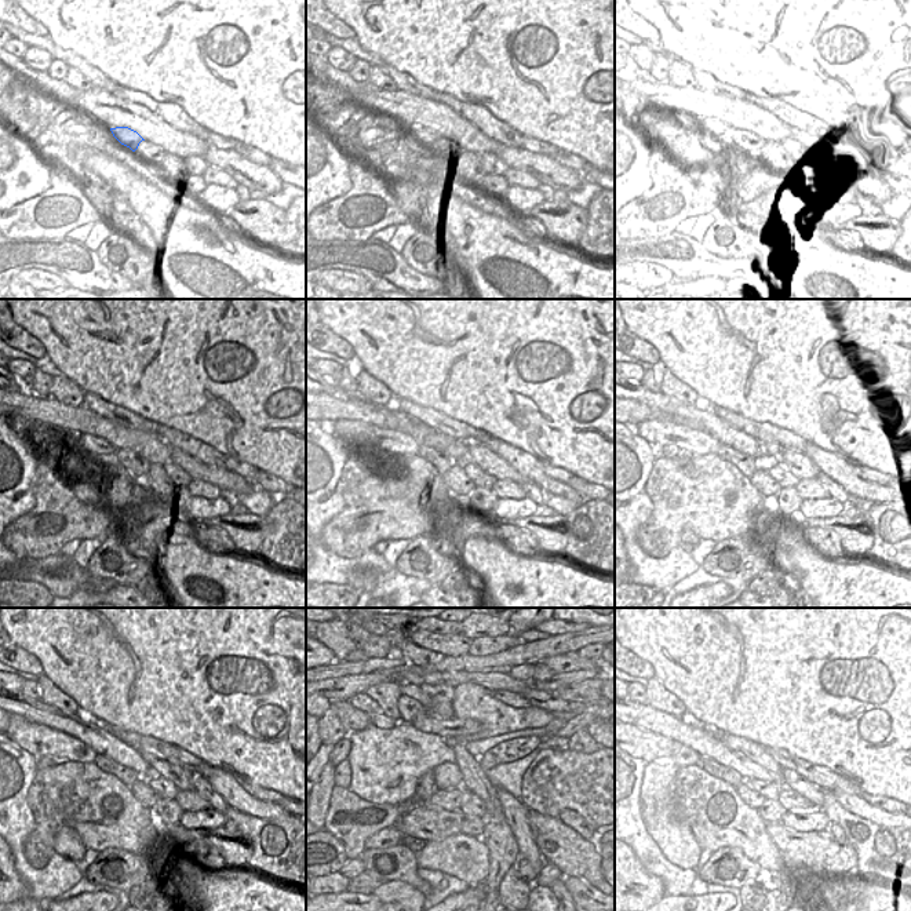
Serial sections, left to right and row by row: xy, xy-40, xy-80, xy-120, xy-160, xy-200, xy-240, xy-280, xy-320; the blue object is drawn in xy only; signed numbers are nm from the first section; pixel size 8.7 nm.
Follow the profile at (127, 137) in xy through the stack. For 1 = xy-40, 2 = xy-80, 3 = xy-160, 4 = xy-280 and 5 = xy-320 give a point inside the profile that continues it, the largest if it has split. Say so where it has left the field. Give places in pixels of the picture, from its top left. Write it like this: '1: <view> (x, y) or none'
1: xy-40 (429, 137)
2: xy-80 (729, 135)
3: xy-160 (394, 443)
4: xy-280 (347, 746)
5: xy-320 (644, 744)

